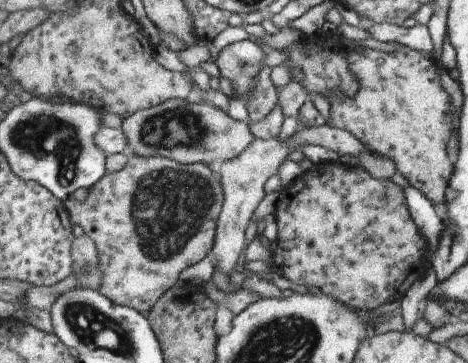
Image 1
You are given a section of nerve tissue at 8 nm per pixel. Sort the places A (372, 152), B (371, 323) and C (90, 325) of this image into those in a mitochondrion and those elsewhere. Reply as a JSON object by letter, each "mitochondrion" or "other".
{"A":"other","B":"other","C":"mitochondrion"}

